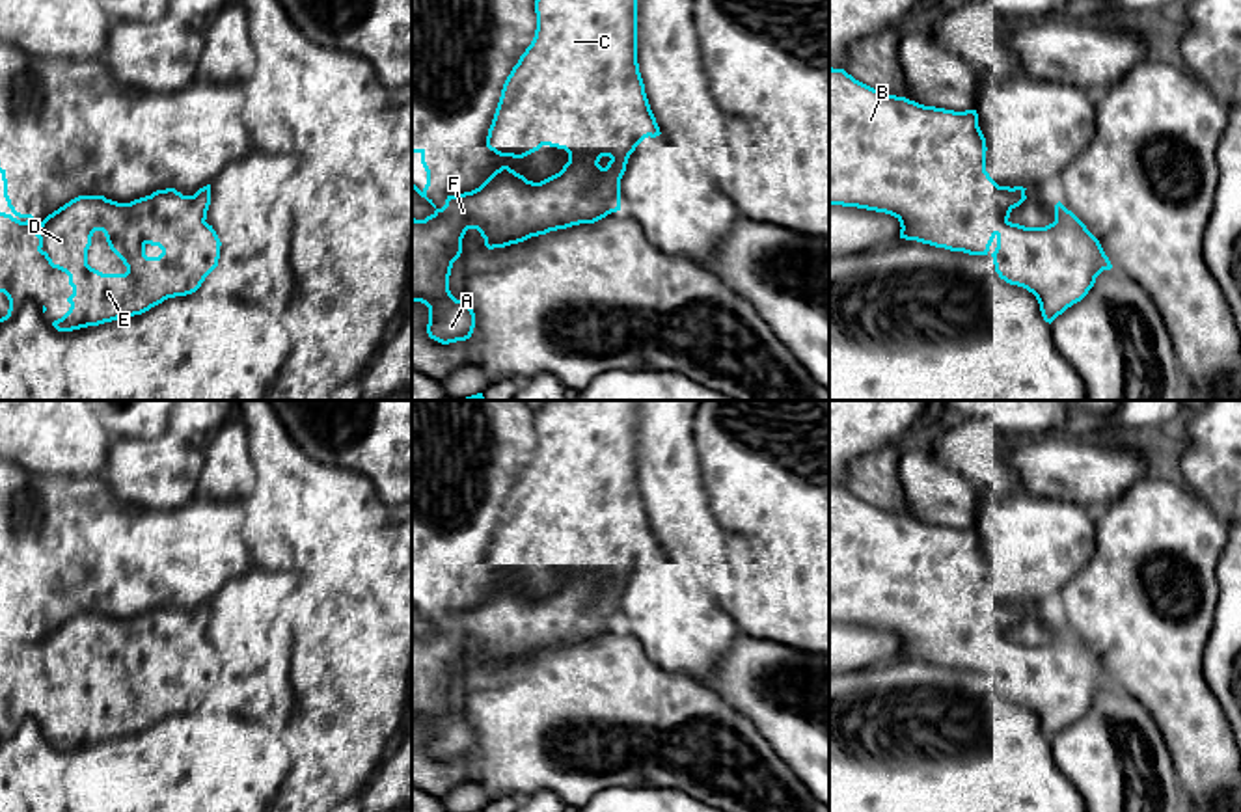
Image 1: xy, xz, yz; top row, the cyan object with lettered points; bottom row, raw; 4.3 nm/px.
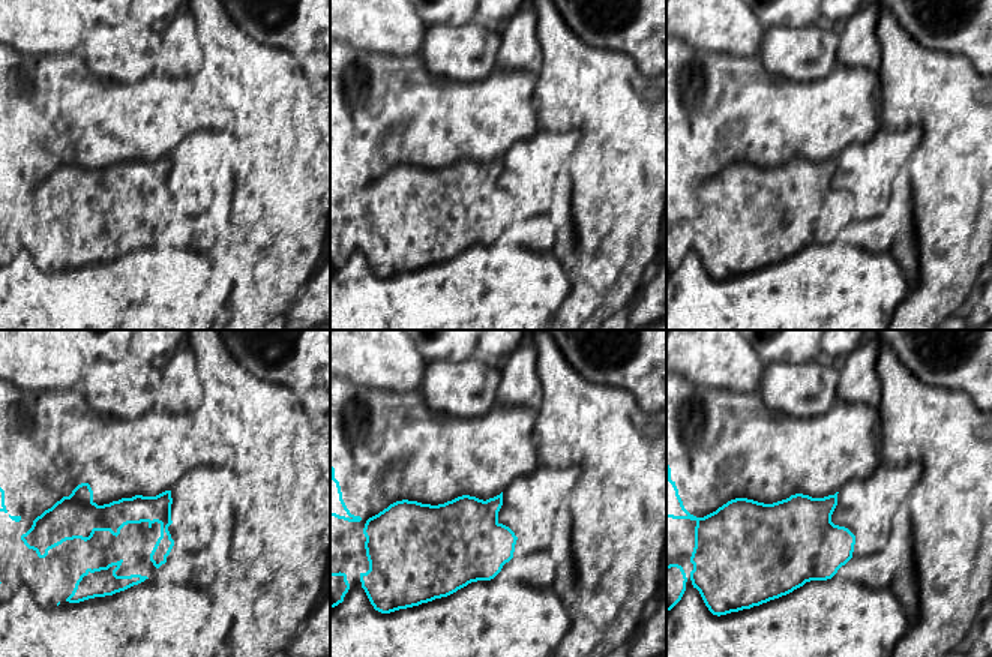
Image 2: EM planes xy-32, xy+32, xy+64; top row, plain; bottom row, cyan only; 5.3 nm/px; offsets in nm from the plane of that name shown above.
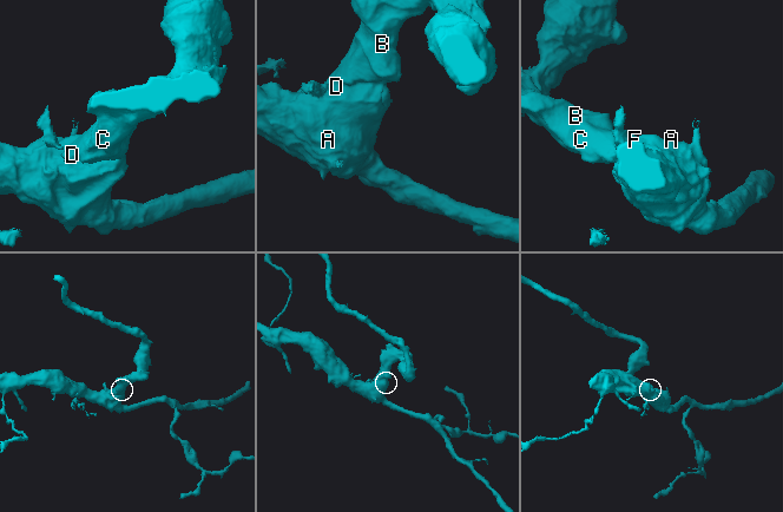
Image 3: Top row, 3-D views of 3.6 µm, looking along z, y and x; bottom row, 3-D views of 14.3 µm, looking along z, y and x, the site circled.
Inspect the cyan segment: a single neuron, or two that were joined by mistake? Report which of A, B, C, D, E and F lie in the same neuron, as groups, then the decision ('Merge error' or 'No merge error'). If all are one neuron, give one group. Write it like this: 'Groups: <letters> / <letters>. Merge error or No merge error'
Groups: A B C D E F. No merge error

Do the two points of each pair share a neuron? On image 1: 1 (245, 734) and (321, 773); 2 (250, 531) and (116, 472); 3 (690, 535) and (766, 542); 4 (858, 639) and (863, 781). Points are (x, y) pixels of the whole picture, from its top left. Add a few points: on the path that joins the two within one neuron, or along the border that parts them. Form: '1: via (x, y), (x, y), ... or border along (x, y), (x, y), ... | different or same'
1: border along (291, 770), (278, 792) | different
2: border along (196, 492), (179, 505), (163, 509), (142, 507) | different
3: border along (707, 496), (710, 514), (727, 535) | different
4: border along (874, 665), (848, 673) | different

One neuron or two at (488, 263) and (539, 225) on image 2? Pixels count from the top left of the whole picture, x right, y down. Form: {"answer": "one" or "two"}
{"answer": "two"}

